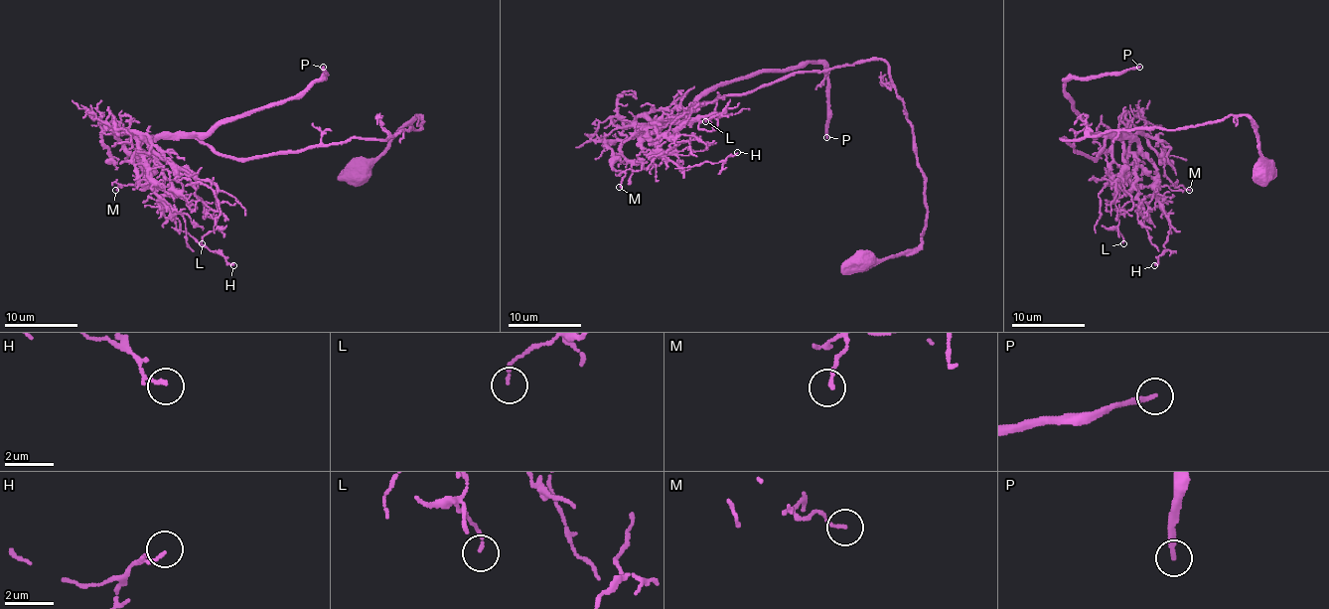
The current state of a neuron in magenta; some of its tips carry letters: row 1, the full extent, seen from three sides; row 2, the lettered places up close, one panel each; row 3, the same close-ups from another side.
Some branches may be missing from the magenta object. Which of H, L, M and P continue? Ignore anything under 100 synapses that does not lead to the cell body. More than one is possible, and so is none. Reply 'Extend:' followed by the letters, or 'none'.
Extend: P

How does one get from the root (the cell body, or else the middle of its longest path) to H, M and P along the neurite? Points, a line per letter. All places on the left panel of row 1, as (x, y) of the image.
H: (359, 172), (420, 116), (385, 140), (246, 159), (149, 138), (138, 162), (176, 228), (233, 265)
M: (359, 172), (420, 116), (419, 129), (385, 140), (246, 159), (195, 138), (121, 133), (143, 173), (115, 190)
P: (359, 172), (420, 116), (419, 129), (385, 140), (246, 159), (217, 155), (195, 136), (299, 98), (323, 67)

